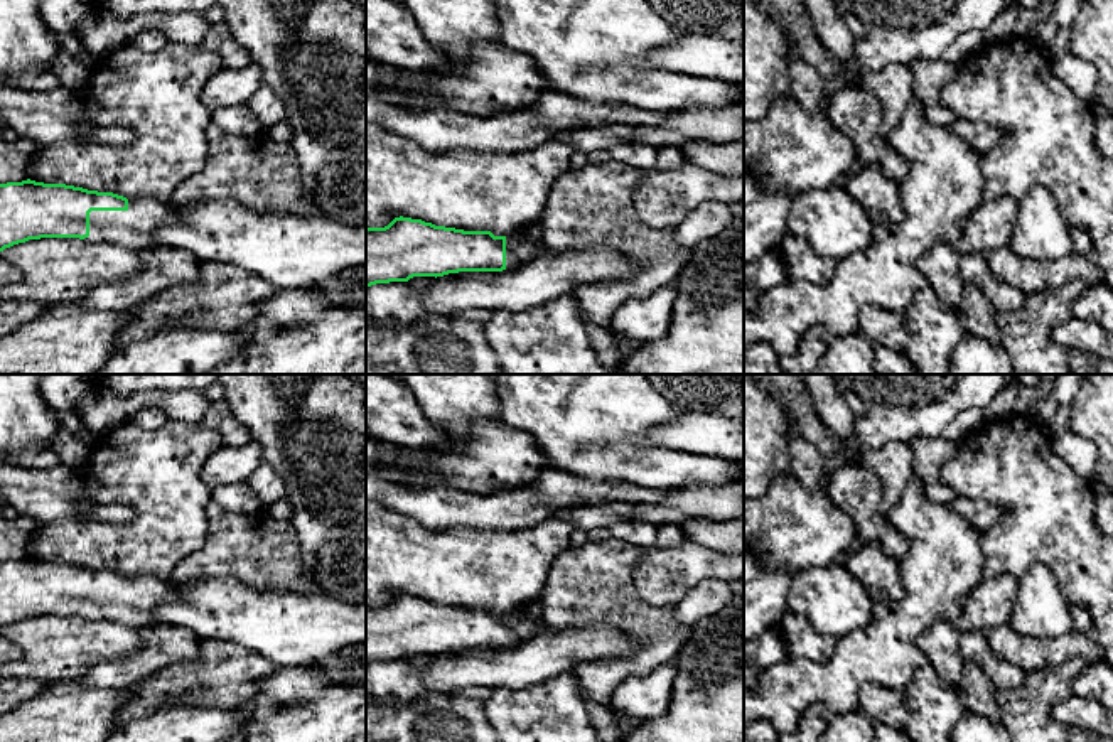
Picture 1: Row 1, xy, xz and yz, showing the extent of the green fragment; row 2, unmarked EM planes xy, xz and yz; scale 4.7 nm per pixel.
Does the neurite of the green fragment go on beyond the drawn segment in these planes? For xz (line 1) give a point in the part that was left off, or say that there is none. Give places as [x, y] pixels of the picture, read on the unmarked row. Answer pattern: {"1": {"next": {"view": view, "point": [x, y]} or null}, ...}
{"1": {"next": {"view": "xz", "point": [520, 628]}}}

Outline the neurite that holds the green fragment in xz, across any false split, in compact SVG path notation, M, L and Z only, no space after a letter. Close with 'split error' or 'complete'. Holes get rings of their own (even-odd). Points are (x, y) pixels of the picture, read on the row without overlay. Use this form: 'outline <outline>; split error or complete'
outline M403 594L384 605L366 605L366 664L413 654L513 648L540 632L540 624L526 617L523 607L494 614Z; split error

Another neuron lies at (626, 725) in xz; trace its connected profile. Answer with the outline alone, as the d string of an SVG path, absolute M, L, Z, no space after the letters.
M609 705L609 708L612 710L617 727L619 727L621 737L617 742L622 742L636 727L643 725L643 722L644 722L641 718L629 718L629 717L619 713L617 710L614 710L610 705Z

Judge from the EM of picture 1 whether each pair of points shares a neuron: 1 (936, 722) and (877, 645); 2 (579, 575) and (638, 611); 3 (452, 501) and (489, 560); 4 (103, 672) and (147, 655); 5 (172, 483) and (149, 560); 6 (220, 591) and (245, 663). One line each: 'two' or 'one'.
1: two
2: one
3: two
4: one
5: one
6: two

